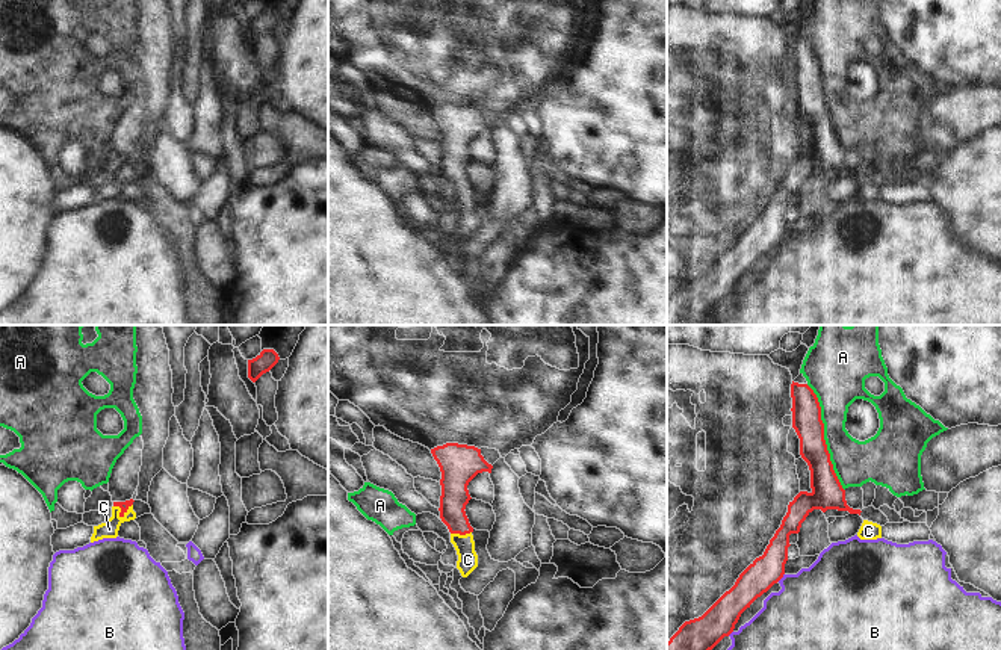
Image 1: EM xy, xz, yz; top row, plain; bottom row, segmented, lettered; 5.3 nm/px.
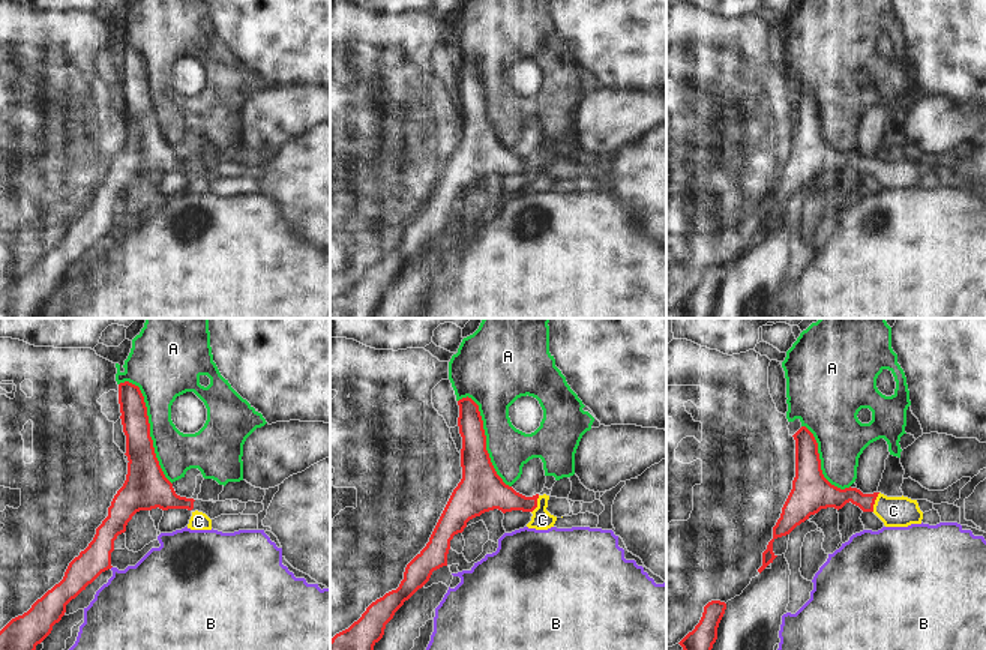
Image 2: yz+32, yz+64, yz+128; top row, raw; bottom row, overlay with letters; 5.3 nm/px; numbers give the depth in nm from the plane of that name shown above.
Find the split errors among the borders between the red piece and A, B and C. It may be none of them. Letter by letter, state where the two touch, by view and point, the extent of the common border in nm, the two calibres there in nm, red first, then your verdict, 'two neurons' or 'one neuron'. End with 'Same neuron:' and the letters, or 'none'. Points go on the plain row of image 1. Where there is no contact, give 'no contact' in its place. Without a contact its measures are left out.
A: meets red in yz at (823, 99); contact 600 nm long; 160 nm thick on the red side, 240 nm on the other; two neurons
B: meets red in yz at (780, 239); contact 60 nm long; 170 nm thick on the red side, 440 nm on the other; two neurons
C: meets red in xy at (121, 173); contact 110 nm long; 50 nm thick on the red side, 90 nm on the other; one neuron
Same neuron: C

